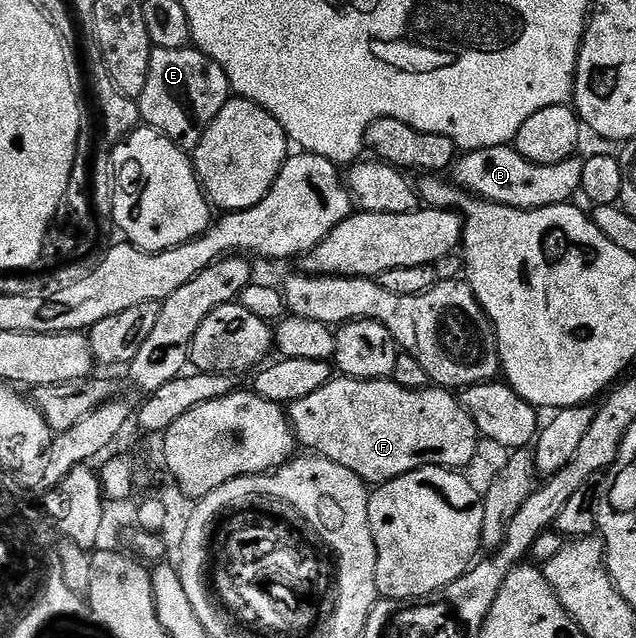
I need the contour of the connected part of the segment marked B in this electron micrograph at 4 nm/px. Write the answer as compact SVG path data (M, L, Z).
M512 145L496 146L495 148L471 150L464 156L458 157L451 170L451 178L456 185L486 202L498 202L500 206L513 206L516 210L538 210L544 206L560 206L568 203L572 199L569 197L580 191L584 163L584 157L574 156L557 164L544 166L528 162Z

